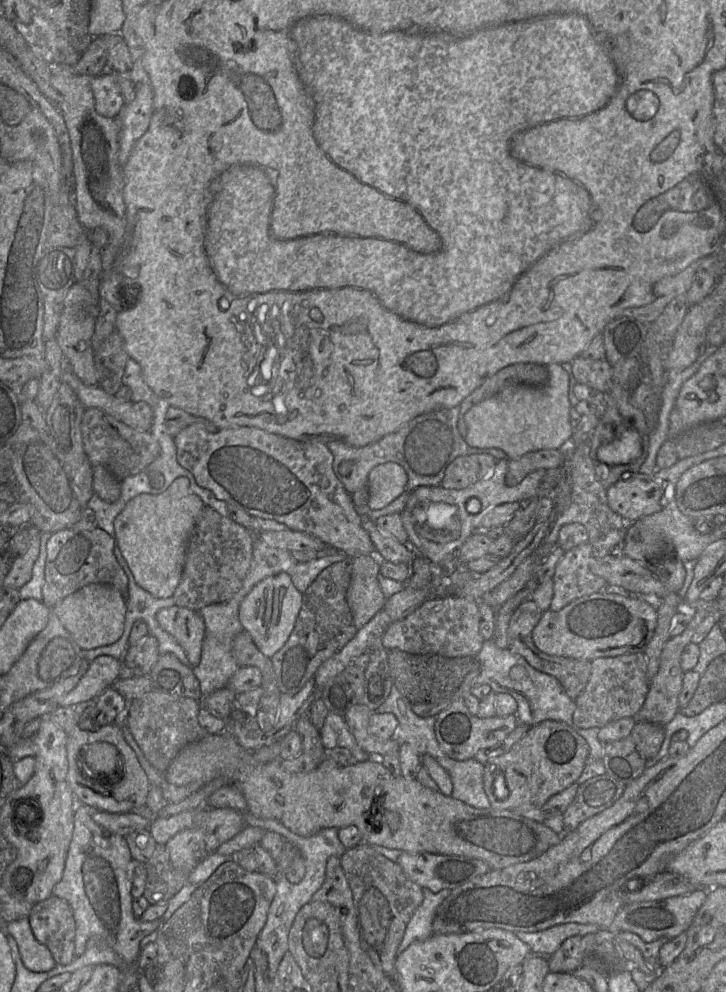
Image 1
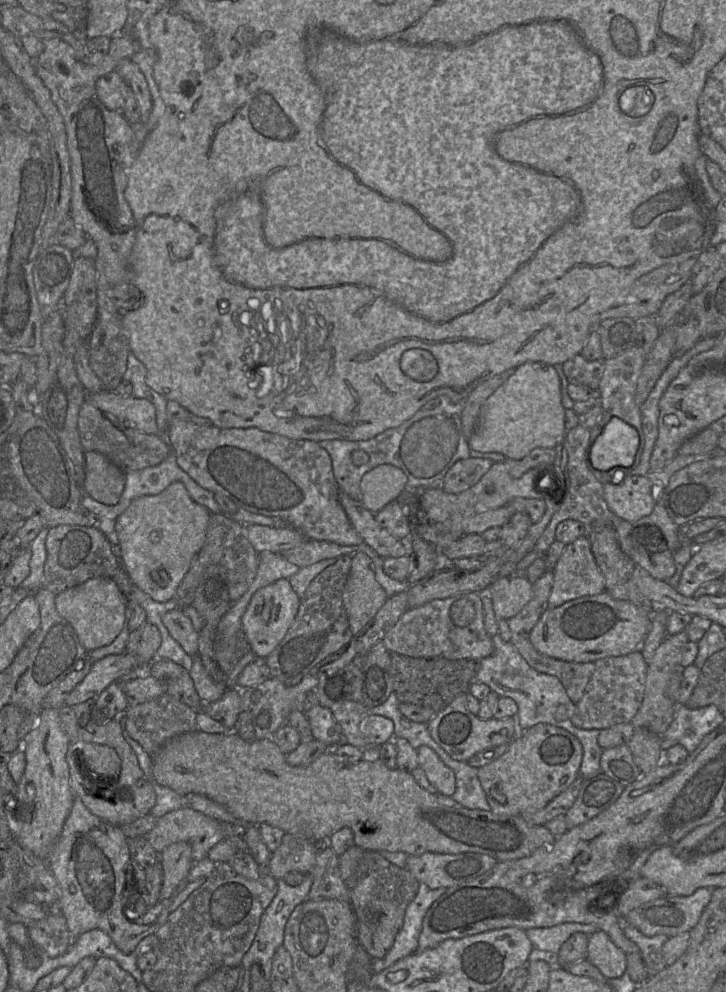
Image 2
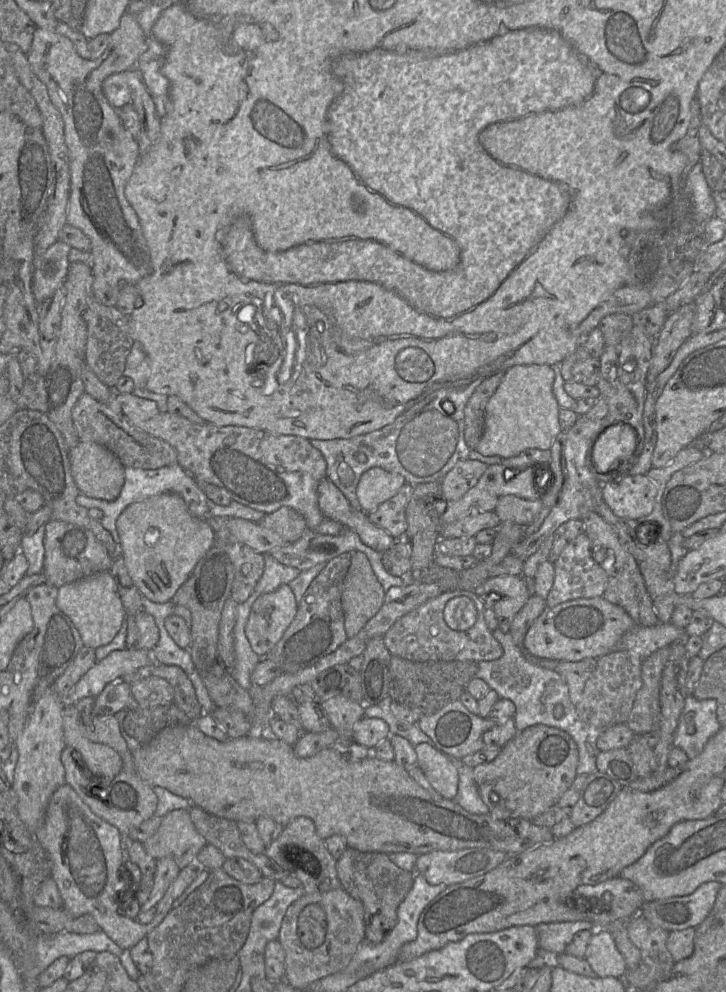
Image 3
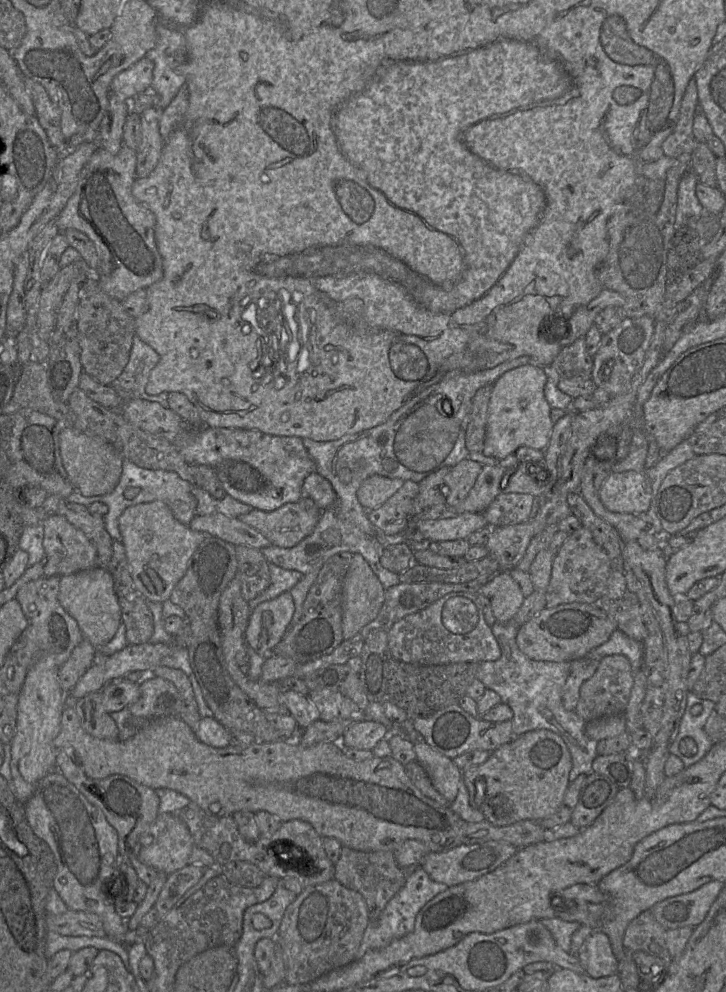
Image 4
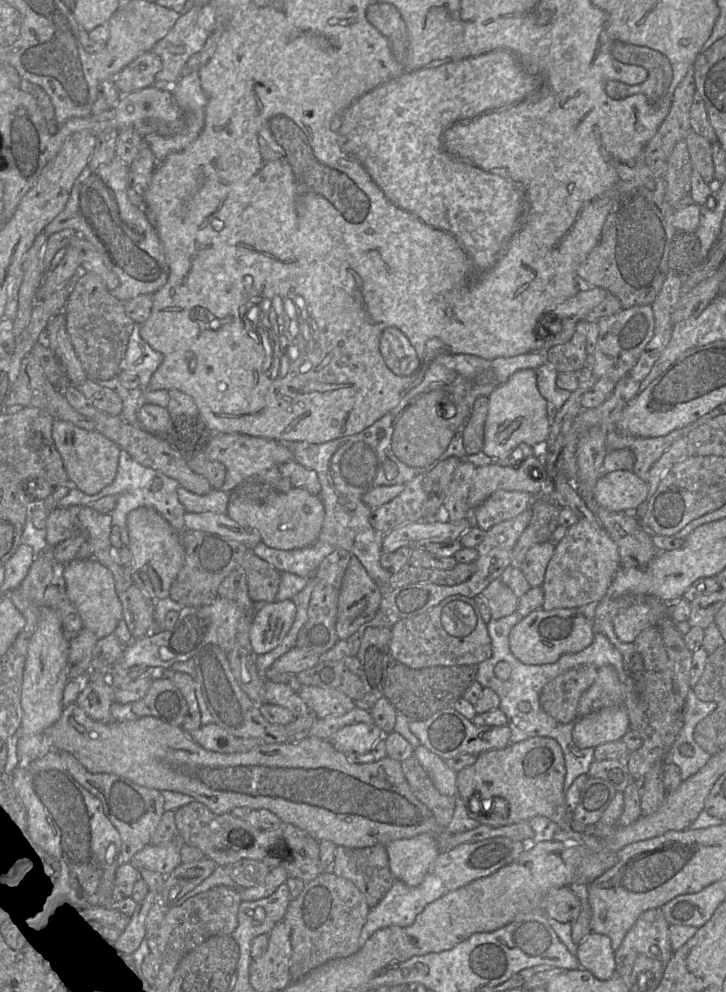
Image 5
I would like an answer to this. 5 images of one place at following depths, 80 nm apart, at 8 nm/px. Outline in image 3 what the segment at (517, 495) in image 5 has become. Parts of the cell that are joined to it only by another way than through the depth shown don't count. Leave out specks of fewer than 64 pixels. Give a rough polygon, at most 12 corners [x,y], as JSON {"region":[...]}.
{"region":[[515,495],[499,498],[494,512],[501,522],[527,526],[541,509],[541,500]]}

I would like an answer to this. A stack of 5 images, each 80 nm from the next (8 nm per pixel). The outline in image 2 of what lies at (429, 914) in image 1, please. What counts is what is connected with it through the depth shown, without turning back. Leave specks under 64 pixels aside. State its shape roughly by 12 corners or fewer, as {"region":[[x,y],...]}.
{"region":[[419,883],[402,927],[386,955],[379,973],[417,950],[423,919],[447,888]]}

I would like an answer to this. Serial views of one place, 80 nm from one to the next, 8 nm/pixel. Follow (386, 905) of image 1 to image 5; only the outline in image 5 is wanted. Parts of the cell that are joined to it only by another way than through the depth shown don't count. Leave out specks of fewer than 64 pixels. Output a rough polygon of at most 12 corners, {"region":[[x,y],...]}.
{"region":[[383,845],[337,846],[330,870],[369,908],[395,881]]}

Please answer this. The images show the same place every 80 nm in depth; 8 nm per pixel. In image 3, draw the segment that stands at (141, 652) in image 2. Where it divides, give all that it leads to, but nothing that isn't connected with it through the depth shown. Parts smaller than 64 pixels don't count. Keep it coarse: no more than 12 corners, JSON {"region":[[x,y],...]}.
{"region":[[127,614],[126,648],[151,651],[159,641],[152,615]]}

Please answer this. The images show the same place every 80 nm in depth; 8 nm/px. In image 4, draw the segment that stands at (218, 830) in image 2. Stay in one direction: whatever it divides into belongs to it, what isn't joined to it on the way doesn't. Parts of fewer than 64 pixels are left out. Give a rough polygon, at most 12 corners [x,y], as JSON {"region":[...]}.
{"region":[[174,814],[137,857],[170,875],[189,864],[188,827]]}

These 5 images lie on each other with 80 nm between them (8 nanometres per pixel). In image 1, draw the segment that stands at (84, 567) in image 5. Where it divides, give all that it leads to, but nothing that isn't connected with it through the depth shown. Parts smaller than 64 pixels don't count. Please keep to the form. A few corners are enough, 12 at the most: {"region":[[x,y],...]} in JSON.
{"region":[[91,583],[53,612],[84,650],[122,635],[126,602]]}

